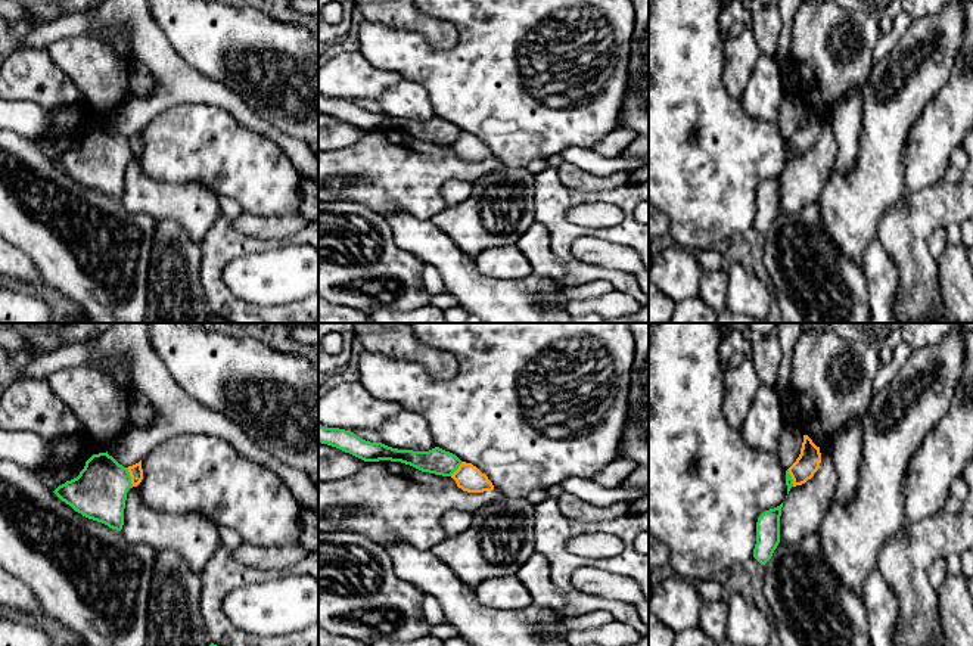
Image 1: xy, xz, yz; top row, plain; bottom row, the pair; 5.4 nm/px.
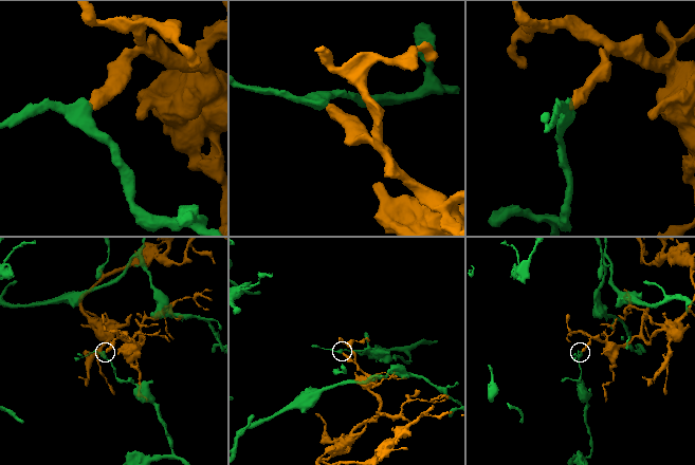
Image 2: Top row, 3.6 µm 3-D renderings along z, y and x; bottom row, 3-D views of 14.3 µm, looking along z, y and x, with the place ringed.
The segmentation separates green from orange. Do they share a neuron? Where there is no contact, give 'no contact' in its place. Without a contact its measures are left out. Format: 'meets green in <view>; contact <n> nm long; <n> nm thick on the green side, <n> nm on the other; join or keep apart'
meets green in xy; contact 110 nm long; 300 nm thick on the green side, 80 nm on the other; keep apart

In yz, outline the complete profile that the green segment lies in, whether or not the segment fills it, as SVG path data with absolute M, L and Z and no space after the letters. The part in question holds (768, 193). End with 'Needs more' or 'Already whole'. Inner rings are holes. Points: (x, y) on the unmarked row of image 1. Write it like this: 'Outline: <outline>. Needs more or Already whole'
Outline: M783 173L774 178L765 180L756 192L756 214L753 227L765 235L780 212L780 186Z. Already whole

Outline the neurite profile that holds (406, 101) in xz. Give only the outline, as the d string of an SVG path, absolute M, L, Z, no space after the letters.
M408 80L388 87L377 102L382 114L392 118L429 121L436 117L428 91L420 84Z

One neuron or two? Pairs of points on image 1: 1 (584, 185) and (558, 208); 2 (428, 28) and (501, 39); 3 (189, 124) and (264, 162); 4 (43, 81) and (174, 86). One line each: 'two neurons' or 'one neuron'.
1: two neurons
2: two neurons
3: one neuron
4: two neurons

